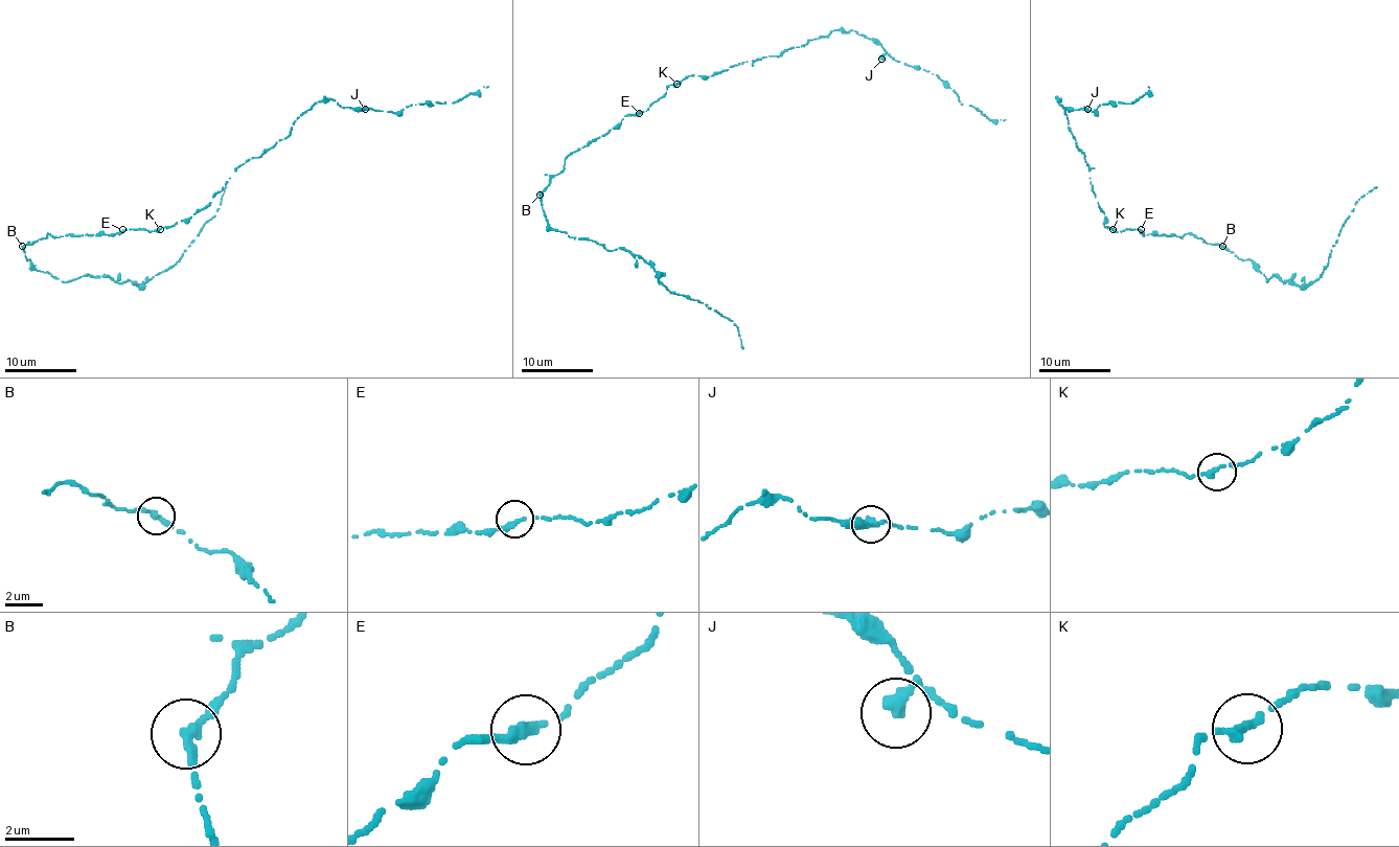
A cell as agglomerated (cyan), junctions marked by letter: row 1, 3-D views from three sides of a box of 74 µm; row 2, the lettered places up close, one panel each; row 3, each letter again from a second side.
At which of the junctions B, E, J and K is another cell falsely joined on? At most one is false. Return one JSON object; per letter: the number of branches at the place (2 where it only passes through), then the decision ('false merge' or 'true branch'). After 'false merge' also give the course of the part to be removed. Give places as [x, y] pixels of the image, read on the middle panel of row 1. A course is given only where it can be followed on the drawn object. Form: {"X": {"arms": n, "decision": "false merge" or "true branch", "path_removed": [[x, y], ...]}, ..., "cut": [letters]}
{"B": {"arms": 2, "decision": "false merge", "path_removed": [[539, 193], [555, 231], [639, 254], [671, 293], [733, 321], [743, 348]]}, "E": {"arms": 2, "decision": "true branch"}, "J": {"arms": 2, "decision": "true branch"}, "K": {"arms": 2, "decision": "true branch"}, "cut": ["B"]}

